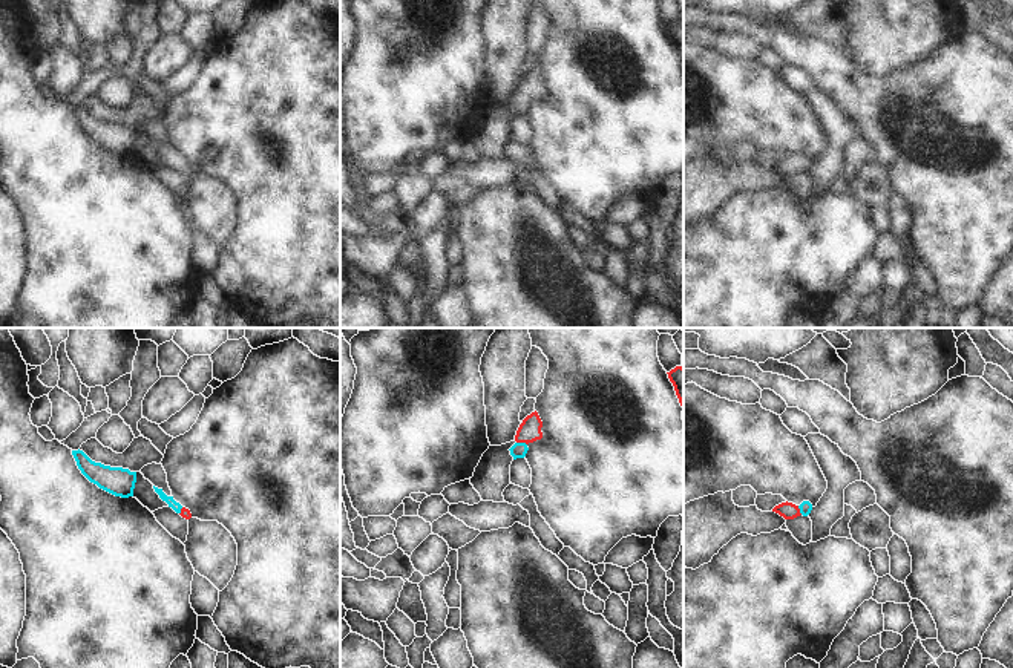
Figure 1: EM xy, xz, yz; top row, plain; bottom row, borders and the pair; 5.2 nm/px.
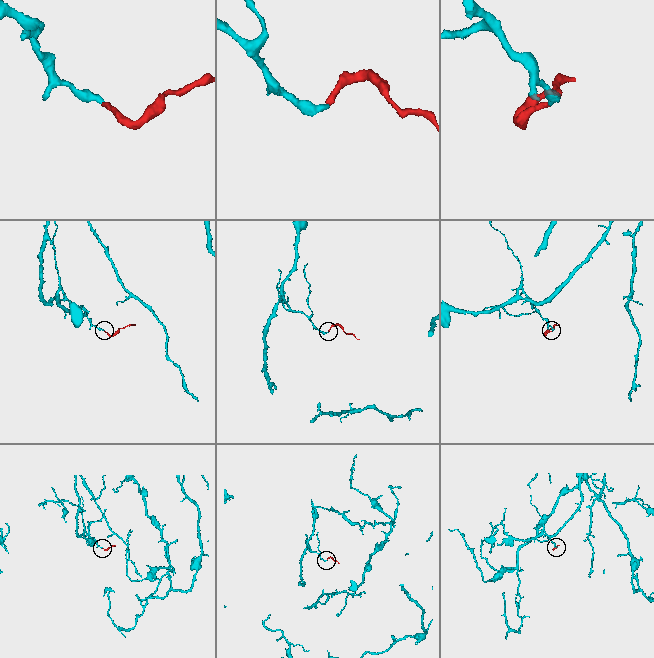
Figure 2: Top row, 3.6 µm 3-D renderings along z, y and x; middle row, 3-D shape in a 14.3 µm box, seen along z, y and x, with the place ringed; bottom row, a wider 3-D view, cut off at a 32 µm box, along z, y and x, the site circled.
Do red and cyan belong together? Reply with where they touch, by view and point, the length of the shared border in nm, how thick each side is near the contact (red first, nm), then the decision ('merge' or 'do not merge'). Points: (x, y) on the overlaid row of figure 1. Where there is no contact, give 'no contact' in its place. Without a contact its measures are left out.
xz (521, 442) | 60 nm | 120/80 nm | merge

